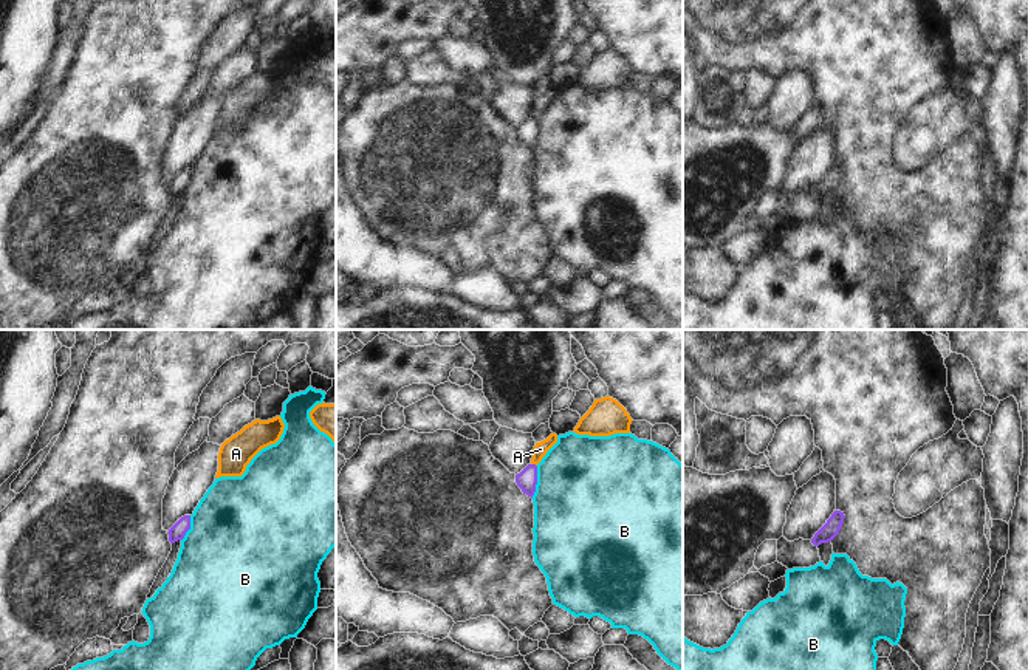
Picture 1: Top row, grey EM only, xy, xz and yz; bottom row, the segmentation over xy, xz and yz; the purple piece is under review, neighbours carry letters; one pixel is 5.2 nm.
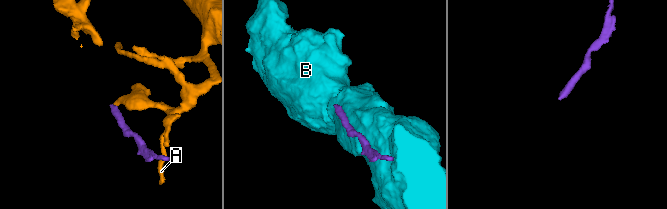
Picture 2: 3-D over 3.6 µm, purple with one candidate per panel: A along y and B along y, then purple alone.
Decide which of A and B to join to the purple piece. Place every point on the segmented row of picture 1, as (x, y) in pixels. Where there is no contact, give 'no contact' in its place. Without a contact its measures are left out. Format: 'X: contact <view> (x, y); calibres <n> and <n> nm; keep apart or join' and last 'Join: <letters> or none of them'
A: contact xz (534, 464); calibres 110 and 70 nm; keep apart
B: contact xz (536, 481); calibres 110 and 500 nm; keep apart
Join: none of them

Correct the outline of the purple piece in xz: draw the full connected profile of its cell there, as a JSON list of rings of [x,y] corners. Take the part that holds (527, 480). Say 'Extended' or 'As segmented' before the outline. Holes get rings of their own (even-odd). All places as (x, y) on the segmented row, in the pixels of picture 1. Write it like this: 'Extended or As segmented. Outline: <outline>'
As segmented. Outline: [[[528,464],[520,473],[516,475],[516,483],[523,494],[533,498],[537,484],[537,466]]]

